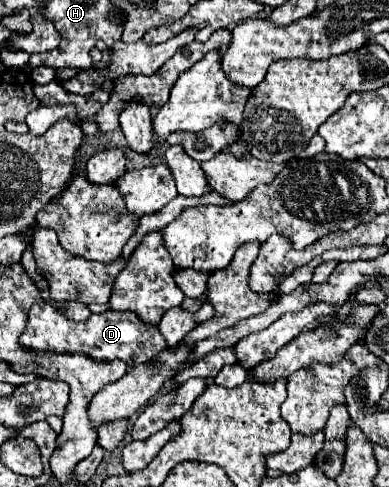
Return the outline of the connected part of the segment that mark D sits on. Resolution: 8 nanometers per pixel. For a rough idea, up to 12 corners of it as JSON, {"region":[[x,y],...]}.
{"region":[[31,307],[19,343],[129,367],[167,347],[131,311],[63,317]]}

